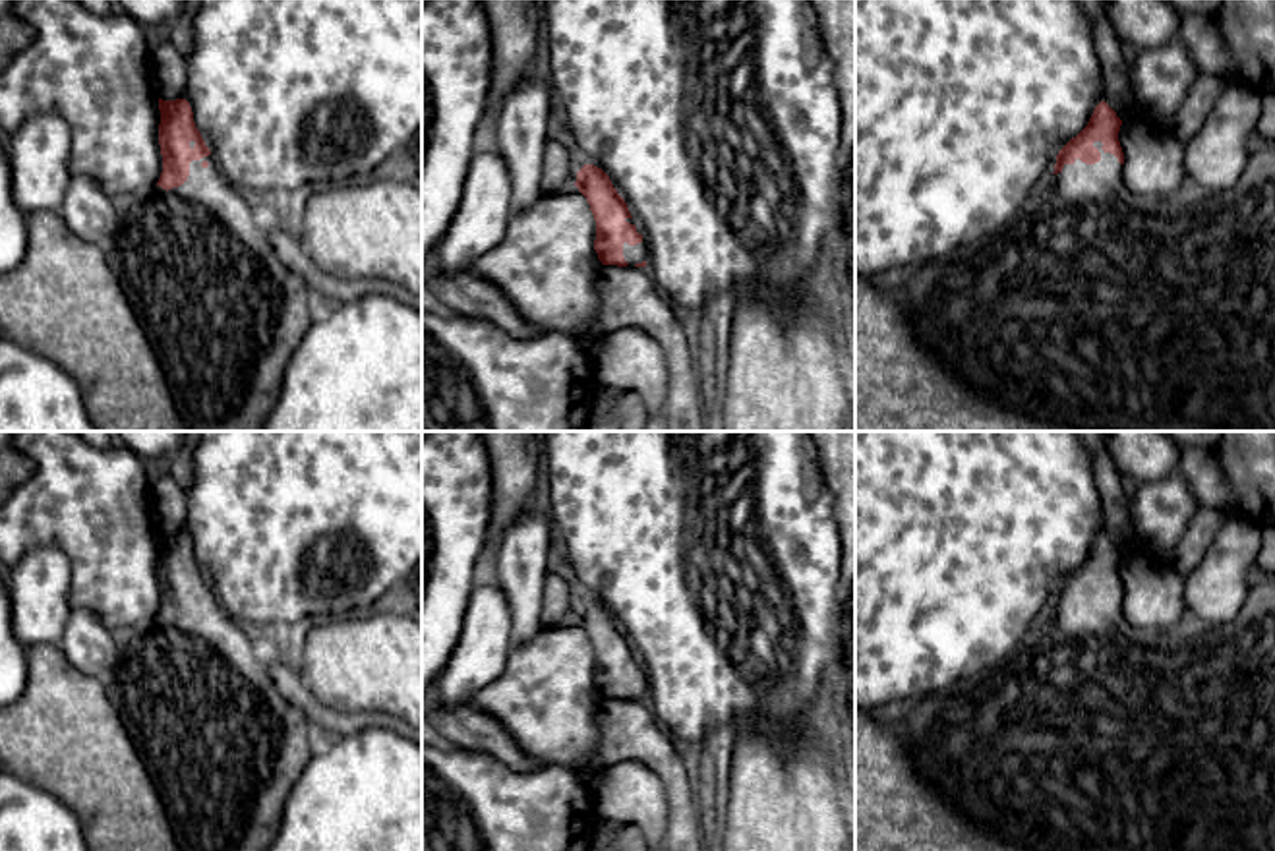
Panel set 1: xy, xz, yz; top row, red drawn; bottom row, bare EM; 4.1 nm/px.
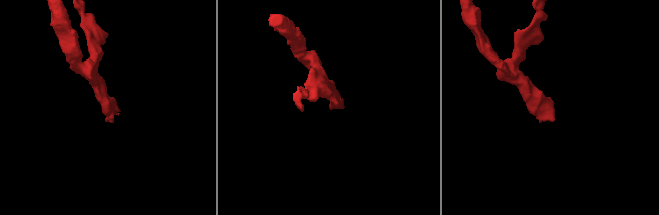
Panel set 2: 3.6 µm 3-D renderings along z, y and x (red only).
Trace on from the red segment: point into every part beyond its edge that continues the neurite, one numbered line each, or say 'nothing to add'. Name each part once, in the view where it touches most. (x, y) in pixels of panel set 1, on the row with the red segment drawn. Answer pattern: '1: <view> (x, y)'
1: yz (1092, 306)

